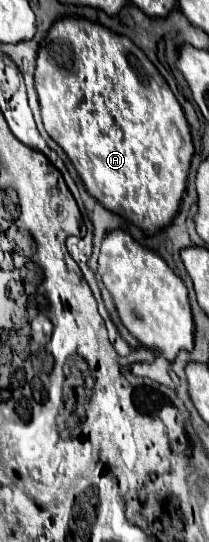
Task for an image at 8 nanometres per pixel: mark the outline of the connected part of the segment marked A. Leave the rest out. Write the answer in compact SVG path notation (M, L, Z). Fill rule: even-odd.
M71 16L71 18L61 18L57 20L51 30L47 32L47 36L41 40L39 46L39 56L37 56L37 68L35 68L35 88L39 94L39 104L41 104L41 116L43 116L43 126L47 130L47 134L65 150L65 154L69 156L69 160L73 162L73 166L77 168L87 192L99 202L103 204L107 210L127 218L129 222L133 222L135 226L139 226L145 234L155 234L159 228L165 228L171 224L173 216L179 210L181 198L185 194L185 186L187 186L187 172L189 172L189 162L193 156L193 142L191 142L191 132L189 132L189 124L187 118L183 114L183 108L179 106L177 98L173 96L169 84L163 80L163 76L159 74L159 70L149 62L149 58L127 38L127 46L123 44L123 38L115 32L111 32L109 28L89 22L85 18L79 16Z

